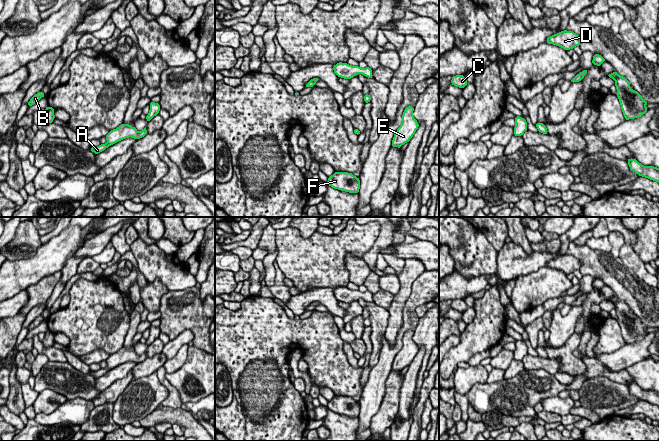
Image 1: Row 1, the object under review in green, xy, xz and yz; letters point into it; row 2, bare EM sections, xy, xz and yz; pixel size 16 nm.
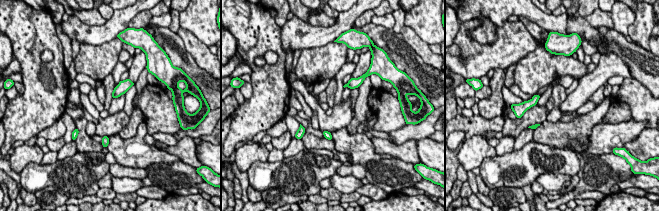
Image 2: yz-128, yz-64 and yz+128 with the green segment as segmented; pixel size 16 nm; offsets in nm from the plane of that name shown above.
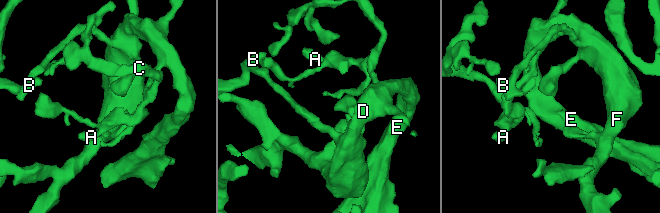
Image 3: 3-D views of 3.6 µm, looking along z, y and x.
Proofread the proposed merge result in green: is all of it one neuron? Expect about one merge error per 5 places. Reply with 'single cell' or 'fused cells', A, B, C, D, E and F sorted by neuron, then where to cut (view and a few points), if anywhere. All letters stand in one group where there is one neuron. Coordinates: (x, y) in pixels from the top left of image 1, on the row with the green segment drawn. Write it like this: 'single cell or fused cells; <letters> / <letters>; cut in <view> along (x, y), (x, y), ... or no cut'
single cell; A B C D E F; no cut

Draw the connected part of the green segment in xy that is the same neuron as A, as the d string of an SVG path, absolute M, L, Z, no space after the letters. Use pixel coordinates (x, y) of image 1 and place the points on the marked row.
M122 123L118 128L111 130L107 135L107 143L101 144L98 147L91 147L90 151L98 154L104 151L107 147L121 141L125 138L132 137L134 139L140 139L147 134L146 127L141 131L138 132L135 127L132 127L130 124Z

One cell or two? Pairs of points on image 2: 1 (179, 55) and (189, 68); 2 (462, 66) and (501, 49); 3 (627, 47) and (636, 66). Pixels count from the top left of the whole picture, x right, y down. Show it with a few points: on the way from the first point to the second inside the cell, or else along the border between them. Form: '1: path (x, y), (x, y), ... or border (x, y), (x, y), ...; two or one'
1: path (182, 58), (188, 65); one
2: path (472, 65), (480, 58), (491, 56); one
3: path (629, 52), (636, 61); one

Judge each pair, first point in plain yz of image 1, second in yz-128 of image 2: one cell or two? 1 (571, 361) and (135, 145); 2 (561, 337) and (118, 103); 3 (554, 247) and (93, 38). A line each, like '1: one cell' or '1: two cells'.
1: one cell
2: two cells
3: two cells

